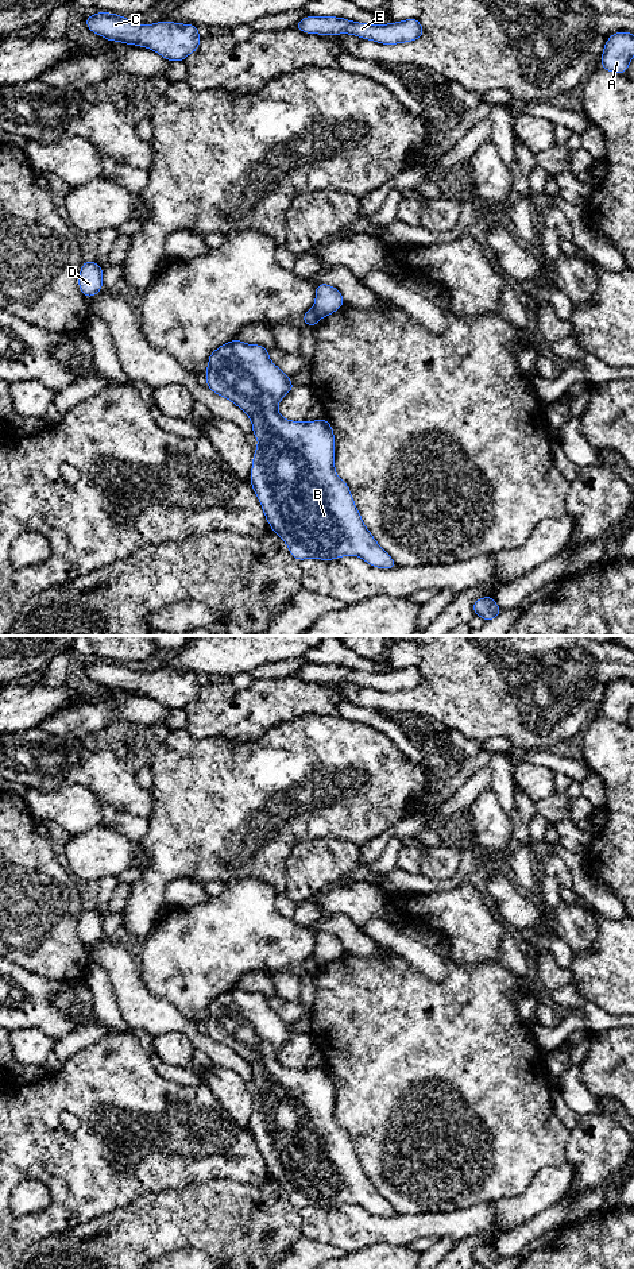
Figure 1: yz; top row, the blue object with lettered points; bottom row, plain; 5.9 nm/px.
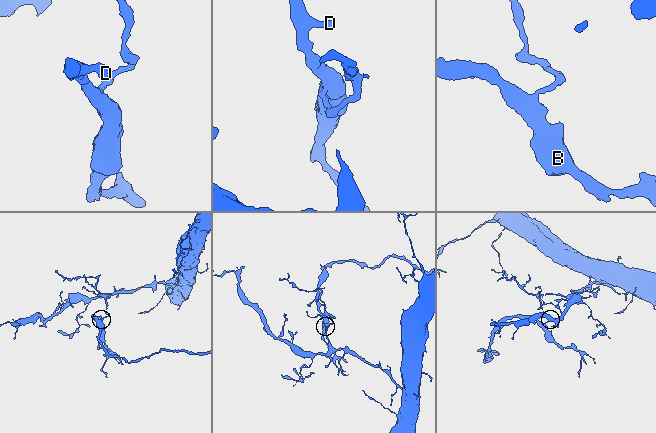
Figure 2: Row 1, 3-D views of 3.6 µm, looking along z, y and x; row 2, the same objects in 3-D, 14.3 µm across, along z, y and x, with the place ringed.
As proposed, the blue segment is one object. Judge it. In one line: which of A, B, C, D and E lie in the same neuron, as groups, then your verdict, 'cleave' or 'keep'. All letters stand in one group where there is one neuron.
A C E / B D | cleave

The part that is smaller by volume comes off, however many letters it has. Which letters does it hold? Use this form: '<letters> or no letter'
B, D

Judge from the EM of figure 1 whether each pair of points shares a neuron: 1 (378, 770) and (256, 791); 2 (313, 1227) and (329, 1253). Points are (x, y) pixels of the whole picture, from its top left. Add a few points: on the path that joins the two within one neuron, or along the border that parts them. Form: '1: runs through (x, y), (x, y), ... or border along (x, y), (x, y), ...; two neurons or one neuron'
1: runs through (348, 762), (310, 762), (286, 786); one neuron
2: border along (302, 1234), (337, 1246), (347, 1253); two neurons

